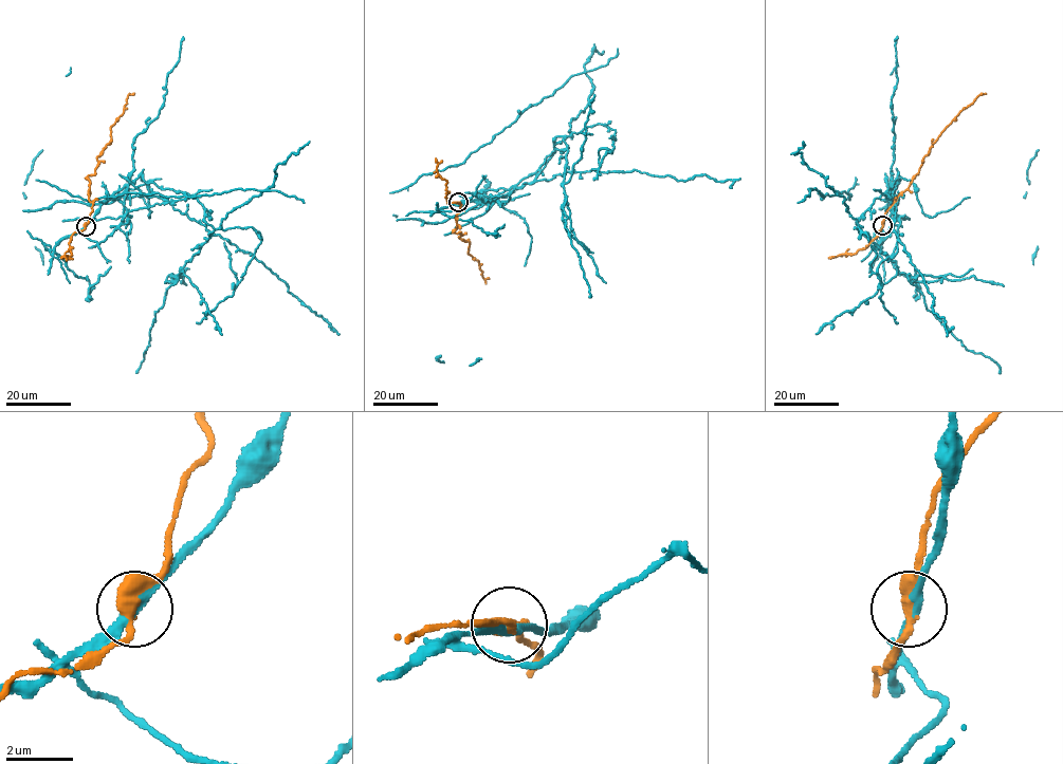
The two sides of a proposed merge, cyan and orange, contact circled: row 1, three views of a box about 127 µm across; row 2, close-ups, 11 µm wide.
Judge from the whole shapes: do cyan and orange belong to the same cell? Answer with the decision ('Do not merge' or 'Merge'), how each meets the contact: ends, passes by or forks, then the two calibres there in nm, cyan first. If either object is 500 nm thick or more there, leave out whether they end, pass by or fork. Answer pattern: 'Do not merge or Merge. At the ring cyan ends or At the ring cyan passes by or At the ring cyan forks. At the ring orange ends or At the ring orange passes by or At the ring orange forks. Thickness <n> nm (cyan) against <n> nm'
Do not merge. At the ring cyan passes by. At the ring orange passes by. Thickness 240 nm (cyan) against 400 nm

